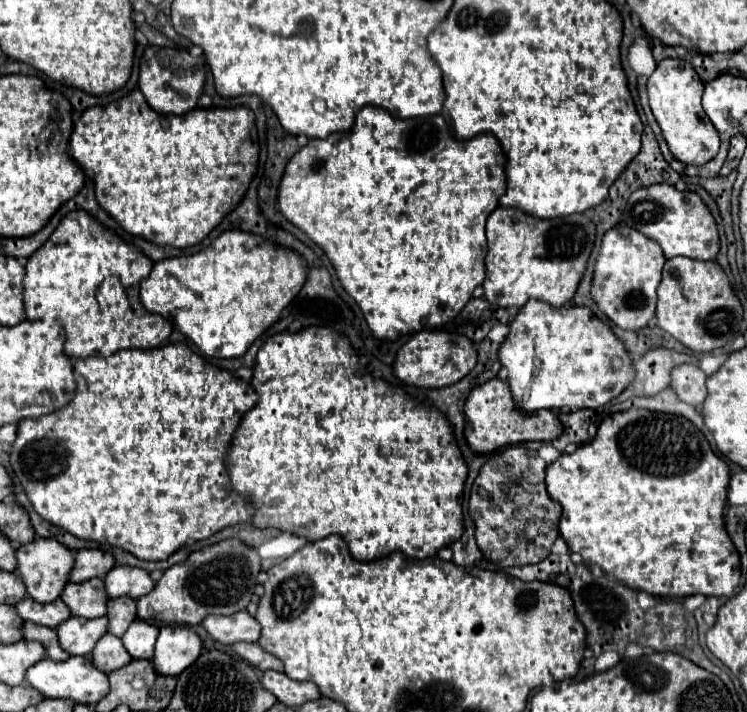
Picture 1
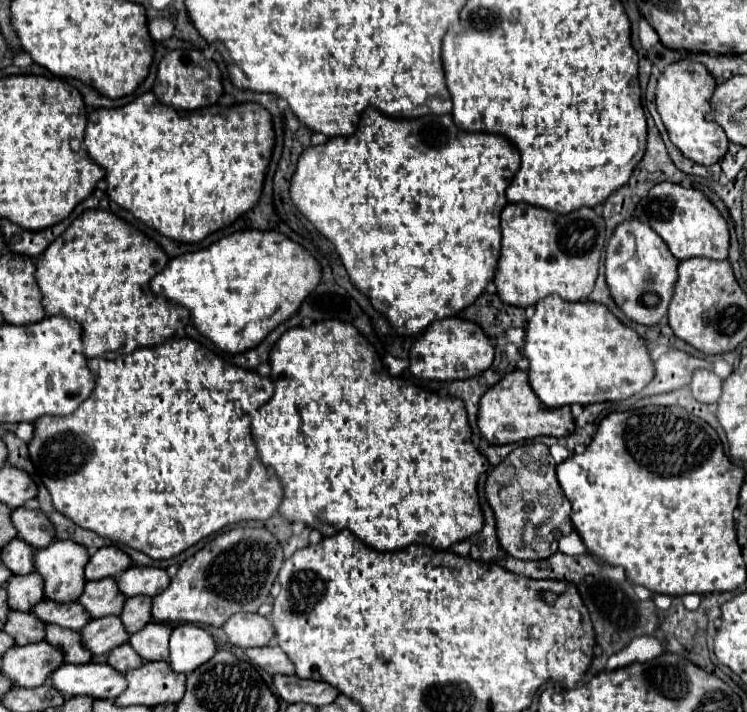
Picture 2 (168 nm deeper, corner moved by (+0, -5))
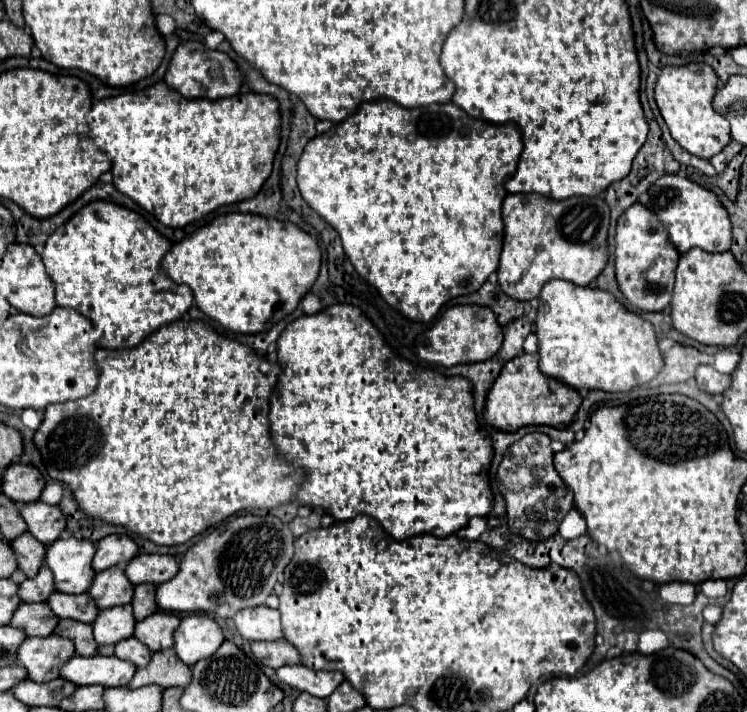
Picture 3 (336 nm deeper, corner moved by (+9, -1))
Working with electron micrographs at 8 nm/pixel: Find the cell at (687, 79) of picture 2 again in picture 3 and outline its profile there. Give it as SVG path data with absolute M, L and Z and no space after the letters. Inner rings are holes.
M687 64L687 66L665 66L659 74L655 86L655 100L661 110L663 120L669 126L671 136L691 154L699 158L711 158L719 154L729 142L729 122L725 116L715 112L713 96L719 88L719 78L707 64Z

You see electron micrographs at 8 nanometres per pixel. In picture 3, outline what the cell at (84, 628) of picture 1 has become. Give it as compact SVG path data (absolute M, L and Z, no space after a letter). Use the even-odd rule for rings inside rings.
M131 604L101 610L97 620L93 622L95 640L99 646L117 644L125 638L131 638L133 630L135 630L135 616Z

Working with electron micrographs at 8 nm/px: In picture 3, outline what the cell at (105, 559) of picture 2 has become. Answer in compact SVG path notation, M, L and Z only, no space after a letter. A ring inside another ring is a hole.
M105 536L97 544L97 554L93 558L95 572L107 570L109 566L125 566L129 560L137 556L137 544L129 536Z

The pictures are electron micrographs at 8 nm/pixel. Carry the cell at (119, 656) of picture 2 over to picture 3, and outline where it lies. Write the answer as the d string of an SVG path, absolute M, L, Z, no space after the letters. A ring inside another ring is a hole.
M127 638L127 640L121 640L117 646L115 646L115 656L119 656L121 660L129 660L133 662L135 666L147 666L153 652L139 640L135 638Z

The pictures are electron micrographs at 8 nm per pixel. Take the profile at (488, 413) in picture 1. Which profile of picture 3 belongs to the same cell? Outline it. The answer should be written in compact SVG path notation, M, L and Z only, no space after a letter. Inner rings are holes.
M519 354L505 368L489 392L485 404L485 420L497 430L517 430L529 424L545 424L555 428L565 428L573 422L575 412L581 406L581 396L575 388L561 384L559 380L547 378L539 370L539 354Z

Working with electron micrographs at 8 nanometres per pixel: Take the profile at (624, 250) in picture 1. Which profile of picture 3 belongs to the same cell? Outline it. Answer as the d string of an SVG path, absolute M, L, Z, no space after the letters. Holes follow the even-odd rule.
M633 204L617 220L615 242L617 242L615 270L617 270L617 282L623 296L631 304L639 306L641 310L647 312L665 310L673 296L675 268L679 260L679 252L669 240L665 226L649 208L645 208L643 204Z

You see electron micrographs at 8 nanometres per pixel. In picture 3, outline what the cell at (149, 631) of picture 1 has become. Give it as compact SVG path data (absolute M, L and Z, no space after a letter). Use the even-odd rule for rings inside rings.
M155 612L153 616L147 616L145 620L137 622L135 626L135 638L147 644L153 652L171 648L173 642L173 632L179 628L181 618L177 614L169 612Z

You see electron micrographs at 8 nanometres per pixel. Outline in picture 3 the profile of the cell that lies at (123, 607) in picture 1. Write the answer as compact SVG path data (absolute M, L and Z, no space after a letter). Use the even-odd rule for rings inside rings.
M139 584L135 588L135 596L133 596L133 612L135 612L135 620L143 620L149 614L157 612L157 602L155 602L155 584Z

